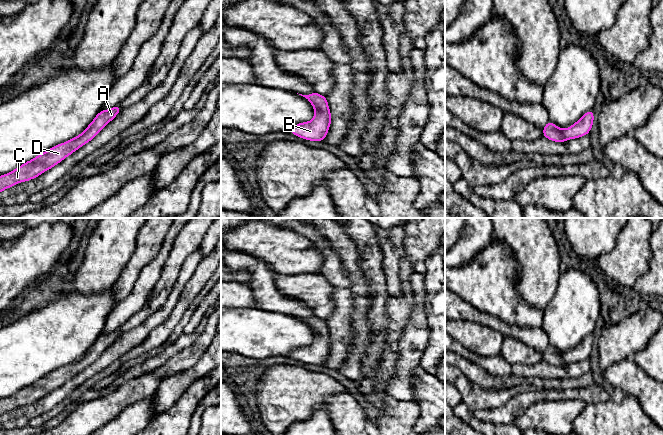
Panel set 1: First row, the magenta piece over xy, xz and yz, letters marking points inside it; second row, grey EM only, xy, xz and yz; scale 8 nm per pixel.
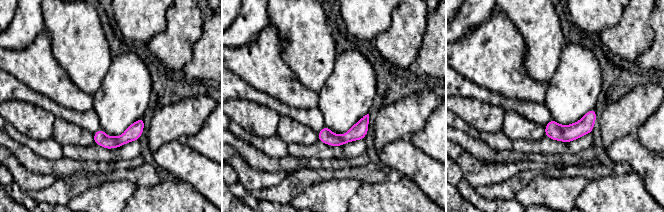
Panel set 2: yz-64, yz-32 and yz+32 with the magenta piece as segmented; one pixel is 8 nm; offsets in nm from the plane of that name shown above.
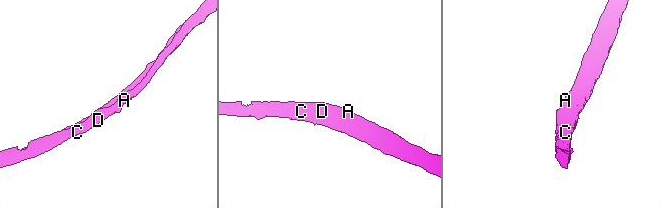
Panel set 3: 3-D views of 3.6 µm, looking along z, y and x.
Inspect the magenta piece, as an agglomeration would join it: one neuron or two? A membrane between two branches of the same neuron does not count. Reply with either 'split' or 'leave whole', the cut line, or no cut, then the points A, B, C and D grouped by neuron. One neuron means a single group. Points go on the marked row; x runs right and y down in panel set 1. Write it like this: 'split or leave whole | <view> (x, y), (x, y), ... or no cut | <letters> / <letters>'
leave whole | no cut | A B C D

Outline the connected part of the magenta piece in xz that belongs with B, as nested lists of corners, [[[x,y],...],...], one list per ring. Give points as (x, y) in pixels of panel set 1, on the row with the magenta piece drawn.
[[[317,92],[299,95],[305,97],[312,104],[315,110],[314,118],[311,121],[292,126],[289,133],[305,140],[324,141],[332,121],[326,97]]]

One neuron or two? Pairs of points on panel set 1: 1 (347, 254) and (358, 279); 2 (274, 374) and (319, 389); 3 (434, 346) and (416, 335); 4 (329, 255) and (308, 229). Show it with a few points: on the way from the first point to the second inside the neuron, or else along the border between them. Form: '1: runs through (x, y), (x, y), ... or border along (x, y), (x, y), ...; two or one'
1: runs through (351, 260), (355, 273); one
2: runs through (285, 385), (289, 389), (308, 389); one
3: border along (428, 319), (429, 340), (419, 364); two
4: runs through (325, 249), (313, 235); one

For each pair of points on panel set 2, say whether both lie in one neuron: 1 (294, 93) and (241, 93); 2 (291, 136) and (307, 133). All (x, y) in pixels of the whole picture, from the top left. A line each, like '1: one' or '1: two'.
1: two
2: one

